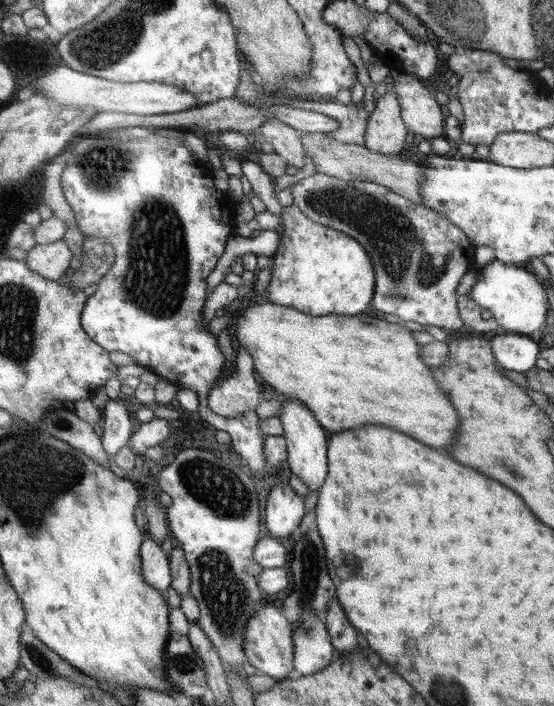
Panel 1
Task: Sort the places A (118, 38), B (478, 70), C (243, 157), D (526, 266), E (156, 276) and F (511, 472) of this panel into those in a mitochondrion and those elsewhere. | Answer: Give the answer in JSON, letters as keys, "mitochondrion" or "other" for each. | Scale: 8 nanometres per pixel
{"A":"mitochondrion","B":"mitochondrion","C":"other","D":"other","E":"mitochondrion","F":"mitochondrion"}

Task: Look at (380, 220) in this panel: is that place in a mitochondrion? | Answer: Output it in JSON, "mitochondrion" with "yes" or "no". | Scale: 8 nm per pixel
{"mitochondrion":"yes"}

